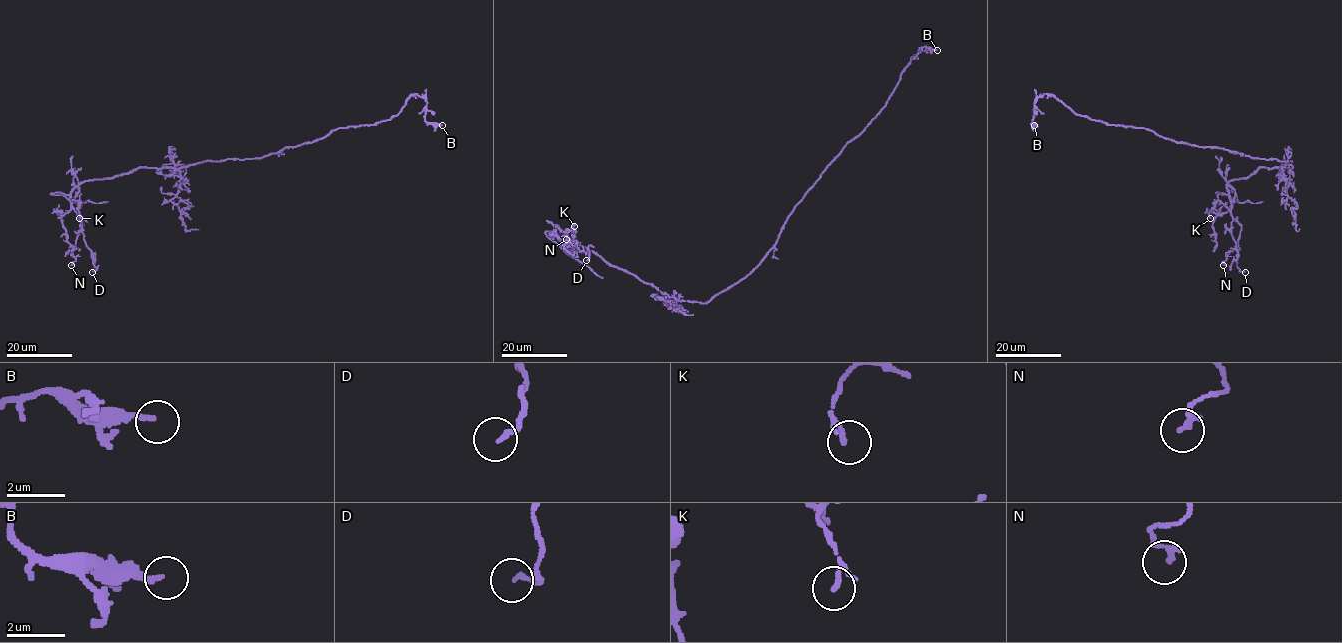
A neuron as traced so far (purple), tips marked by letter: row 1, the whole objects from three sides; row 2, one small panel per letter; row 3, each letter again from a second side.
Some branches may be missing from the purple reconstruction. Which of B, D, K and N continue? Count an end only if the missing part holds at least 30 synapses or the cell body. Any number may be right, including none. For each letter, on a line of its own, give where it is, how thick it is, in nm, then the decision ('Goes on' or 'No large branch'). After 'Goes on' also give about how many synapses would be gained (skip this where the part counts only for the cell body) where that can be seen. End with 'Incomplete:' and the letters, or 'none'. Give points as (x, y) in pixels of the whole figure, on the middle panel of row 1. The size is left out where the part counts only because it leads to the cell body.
B: Place: (937, 50). Thickness 180 nm. No large branch
D: Place: (586, 260). Thickness 140 nm. No large branch
K: Place: (574, 226). Thickness 110 nm. No large branch
N: Place: (566, 239). Thickness 200 nm. No large branch
Incomplete: none

